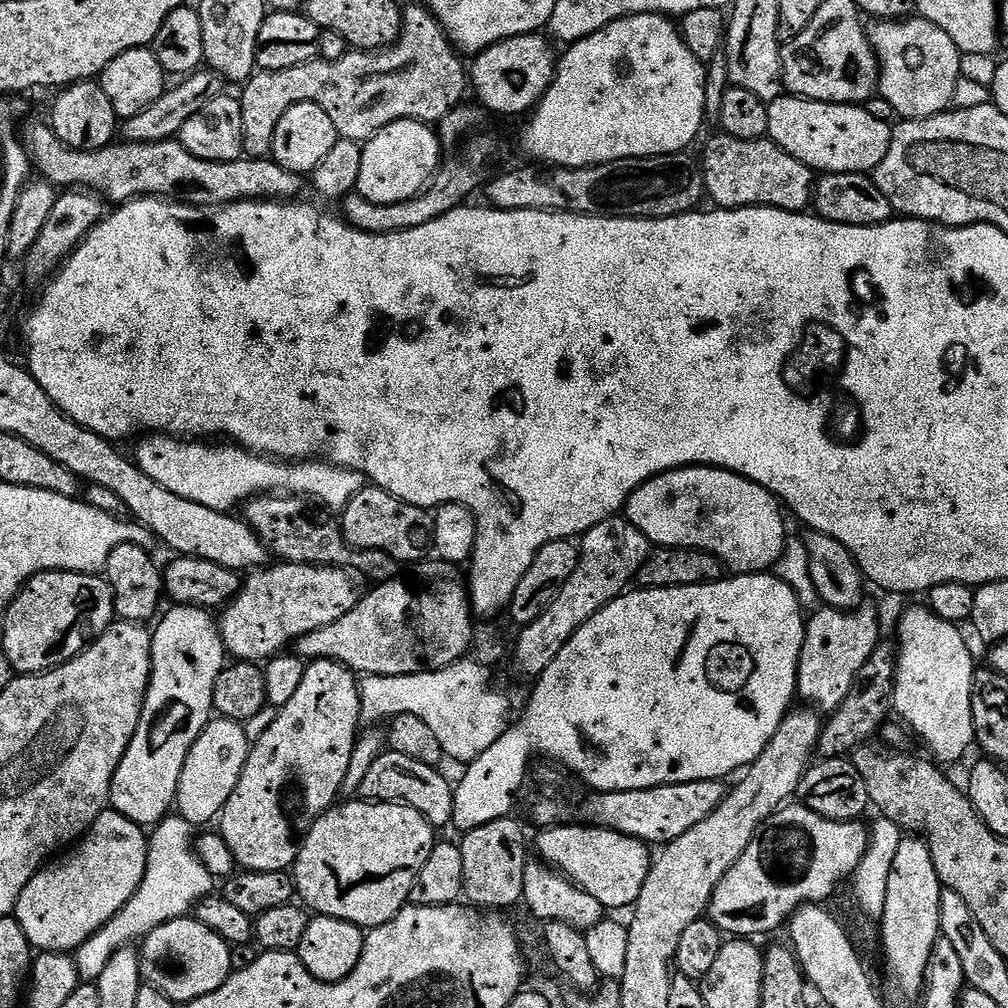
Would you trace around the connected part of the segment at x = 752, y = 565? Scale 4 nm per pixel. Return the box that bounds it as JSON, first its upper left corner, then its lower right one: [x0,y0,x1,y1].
[626,468,786,574]

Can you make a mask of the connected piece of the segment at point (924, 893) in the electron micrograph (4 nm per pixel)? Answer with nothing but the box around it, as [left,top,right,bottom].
[878,838,942,1000]

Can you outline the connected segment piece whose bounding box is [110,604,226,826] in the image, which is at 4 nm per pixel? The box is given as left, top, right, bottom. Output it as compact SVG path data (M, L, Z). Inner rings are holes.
M178 604L169 609L151 629L152 679L144 699L142 718L112 779L111 807L141 826L155 826L173 811L178 778L184 776L182 766L186 766L186 754L190 754L190 746L194 746L198 734L202 734L209 720L213 719L214 682L218 682L218 674L226 666L226 649L217 617L209 609L196 608L193 604Z

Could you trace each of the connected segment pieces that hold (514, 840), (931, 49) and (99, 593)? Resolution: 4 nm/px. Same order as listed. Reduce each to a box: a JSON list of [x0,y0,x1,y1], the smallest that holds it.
[[459,819,530,910],[867,18,962,121],[2,572,117,674]]

